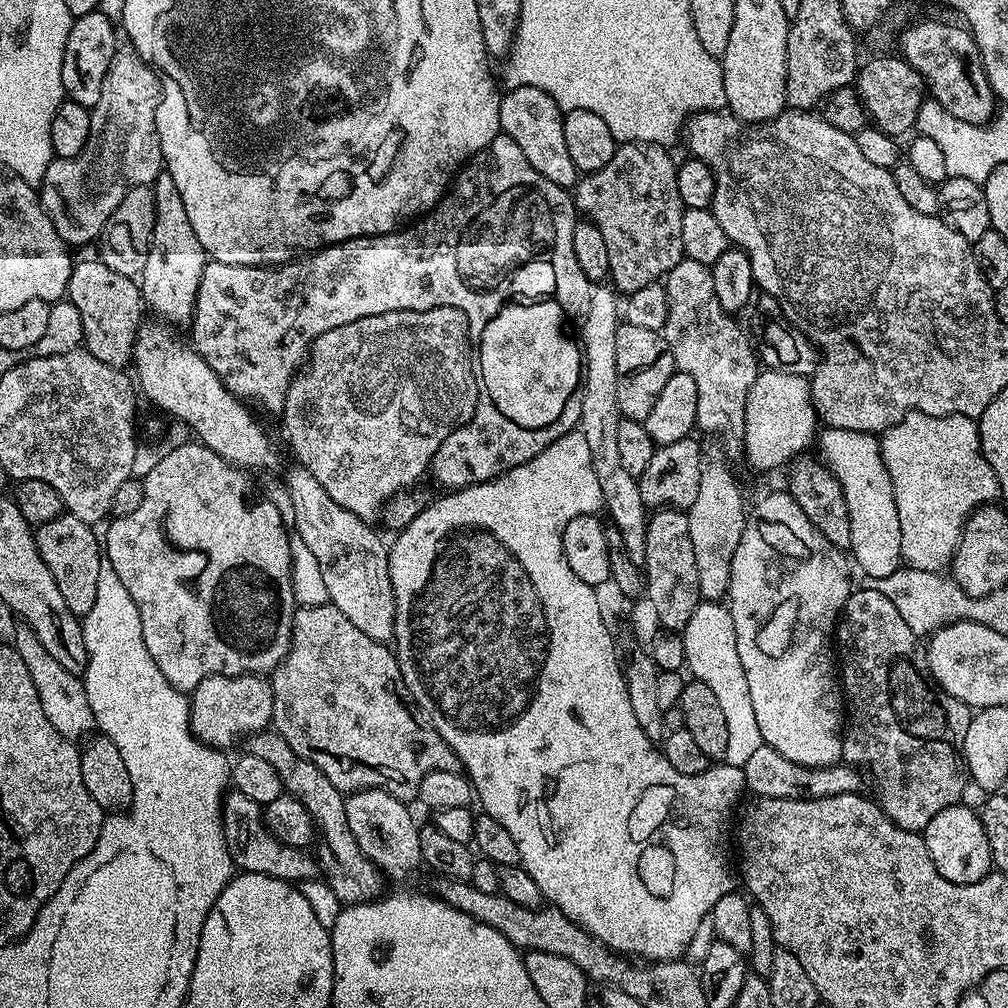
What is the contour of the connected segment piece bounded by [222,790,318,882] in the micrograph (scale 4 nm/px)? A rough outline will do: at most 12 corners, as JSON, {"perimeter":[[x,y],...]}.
{"perimeter":[[225,795],[226,846],[240,872],[317,879],[317,857],[283,844],[265,809]]}

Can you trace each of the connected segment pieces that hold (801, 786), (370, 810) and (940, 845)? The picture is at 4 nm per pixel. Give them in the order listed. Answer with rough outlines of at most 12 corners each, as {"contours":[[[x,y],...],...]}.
{"contours":[[[760,744],[743,766],[753,797],[859,793],[851,766],[807,768]],[[381,788],[344,805],[362,854],[385,877],[421,867],[420,828]],[[962,803],[924,827],[938,874],[955,884],[993,871],[979,815]]]}

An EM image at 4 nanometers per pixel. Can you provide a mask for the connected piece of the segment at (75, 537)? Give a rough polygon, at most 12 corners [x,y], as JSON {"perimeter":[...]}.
{"perimeter":[[71,514],[35,529],[66,606],[94,610],[102,544]]}

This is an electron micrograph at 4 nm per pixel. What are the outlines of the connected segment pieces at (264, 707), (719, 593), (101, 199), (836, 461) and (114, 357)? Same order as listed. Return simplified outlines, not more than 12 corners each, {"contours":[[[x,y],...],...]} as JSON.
{"contours":[[[214,674],[190,693],[192,735],[228,750],[272,723],[263,675]],[[704,468],[687,509],[700,594],[728,591],[746,504],[730,468]],[[117,43],[86,146],[53,159],[40,204],[93,243],[165,167],[160,77]],[[825,427],[864,576],[901,567],[902,530],[879,439]],[[98,258],[66,299],[83,347],[127,369],[146,313],[139,283]]]}

